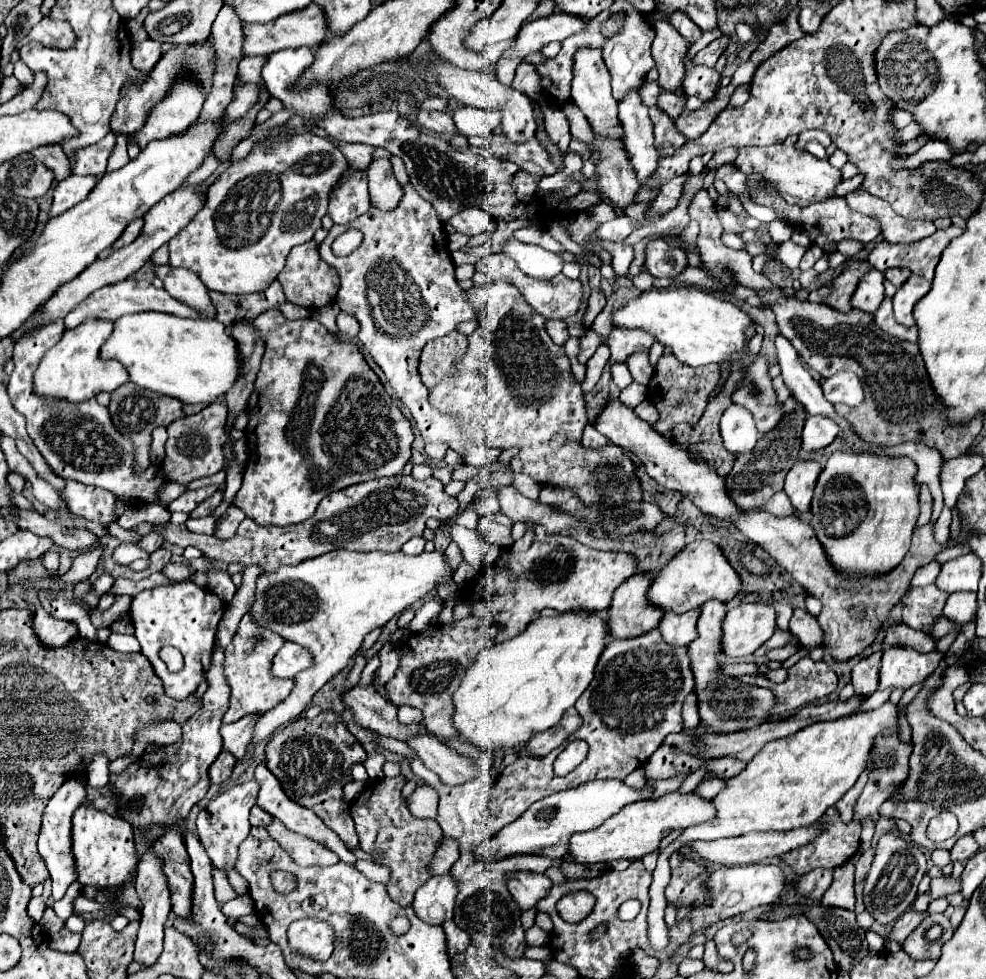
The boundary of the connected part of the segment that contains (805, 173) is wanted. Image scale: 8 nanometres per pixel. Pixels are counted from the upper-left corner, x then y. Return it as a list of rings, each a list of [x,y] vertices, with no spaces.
[[[780,143],[772,147],[742,147],[738,151],[736,165],[740,165],[744,175],[748,173],[762,175],[762,179],[770,183],[786,203],[798,207],[808,207],[808,203],[830,199],[834,187],[840,183],[840,171],[836,167],[832,167],[826,159],[816,159],[808,151],[798,149],[794,145],[784,147]]]

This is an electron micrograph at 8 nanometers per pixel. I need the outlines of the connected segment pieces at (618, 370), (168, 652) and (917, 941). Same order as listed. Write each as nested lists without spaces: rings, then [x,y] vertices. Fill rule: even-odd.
[[[616,363],[616,365],[610,367],[610,371],[612,371],[612,381],[616,383],[616,387],[618,387],[620,391],[626,389],[626,387],[632,383],[632,377],[630,377],[630,373],[628,373],[626,363]]]
[[[162,647],[162,651],[160,651],[160,659],[168,665],[170,671],[180,671],[180,669],[184,667],[182,653],[176,651],[174,647]]]
[[[942,913],[938,915],[928,915],[910,935],[908,939],[900,945],[904,953],[908,953],[912,959],[916,961],[924,961],[924,959],[938,959],[940,957],[940,949],[942,945],[954,935],[954,927],[950,923],[950,919]],[[934,925],[942,927],[942,935],[938,939],[928,939],[928,929],[932,929]]]

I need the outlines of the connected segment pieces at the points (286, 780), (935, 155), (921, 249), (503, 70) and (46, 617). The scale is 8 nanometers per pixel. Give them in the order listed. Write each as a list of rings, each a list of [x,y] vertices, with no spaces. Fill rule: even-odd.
[[[322,710],[314,719],[292,721],[278,729],[266,745],[266,767],[276,775],[284,793],[298,805],[312,809],[344,843],[348,849],[358,847],[354,821],[350,819],[350,805],[342,801],[342,787],[352,781],[352,765],[366,759],[360,741],[348,731],[344,719],[336,719],[331,710]]]
[[[931,140],[918,152],[903,160],[894,158],[891,162],[891,167],[894,170],[912,170],[919,168],[923,163],[931,160],[950,161],[953,156],[954,152],[947,143],[944,143],[944,141]]]
[[[950,225],[944,231],[936,231],[934,235],[922,239],[920,243],[910,243],[910,245],[892,245],[892,243],[878,243],[874,251],[870,253],[870,263],[874,269],[884,271],[890,267],[906,267],[916,275],[922,275],[924,279],[932,281],[934,279],[934,269],[940,261],[942,251],[946,245],[962,235],[962,229],[956,225]]]
[[[552,13],[548,17],[540,17],[536,21],[524,23],[520,33],[514,37],[514,45],[502,53],[496,63],[498,81],[504,87],[512,87],[512,79],[516,75],[516,67],[524,63],[524,59],[540,51],[548,41],[564,41],[566,37],[580,33],[588,27],[590,19],[574,17],[568,13]]]
[[[34,589],[26,591],[23,597],[27,602],[35,606],[34,631],[40,637],[42,643],[46,643],[48,647],[54,647],[56,649],[56,647],[62,647],[64,643],[68,643],[70,639],[74,639],[78,635],[76,623],[54,619],[50,613],[44,611],[38,594]]]

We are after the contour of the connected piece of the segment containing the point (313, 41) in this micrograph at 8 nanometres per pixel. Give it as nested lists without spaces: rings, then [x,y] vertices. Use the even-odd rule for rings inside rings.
[[[310,3],[310,7],[304,7],[302,11],[292,11],[290,15],[282,15],[270,23],[244,23],[244,55],[272,55],[274,51],[280,49],[290,49],[290,47],[314,47],[318,45],[324,37],[328,37],[328,29],[324,25],[324,13],[318,5]]]

